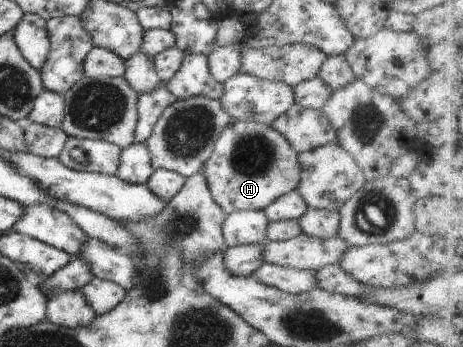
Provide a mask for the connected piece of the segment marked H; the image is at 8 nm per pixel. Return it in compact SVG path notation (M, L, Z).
M233 121L219 136L214 145L211 157L202 167L206 182L214 202L227 216L236 211L265 211L281 196L296 191L301 179L301 168L298 153L291 144L271 125L252 121Z

